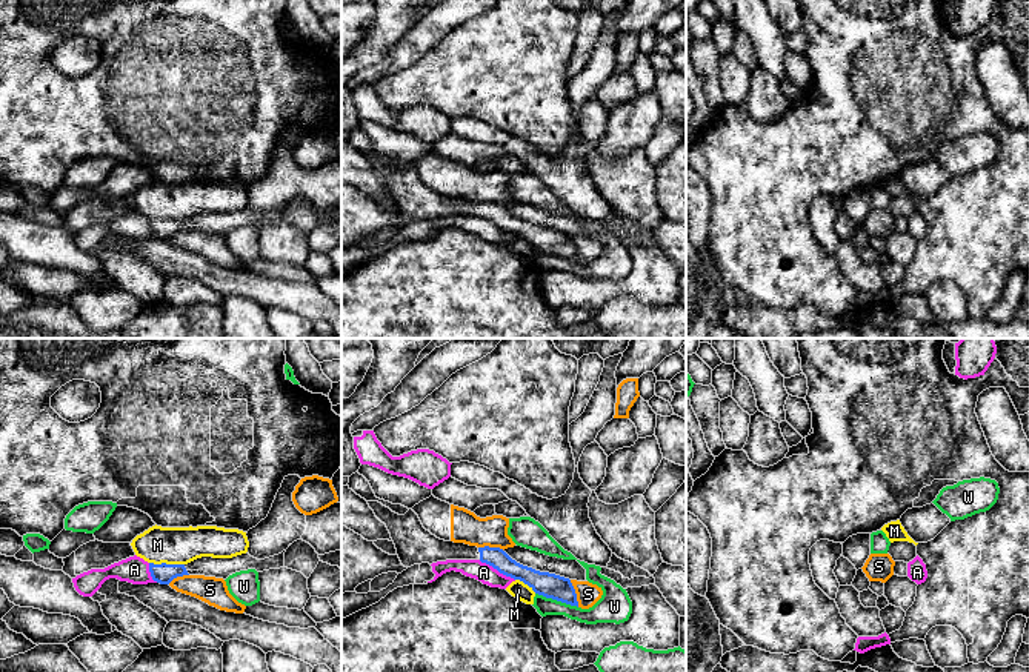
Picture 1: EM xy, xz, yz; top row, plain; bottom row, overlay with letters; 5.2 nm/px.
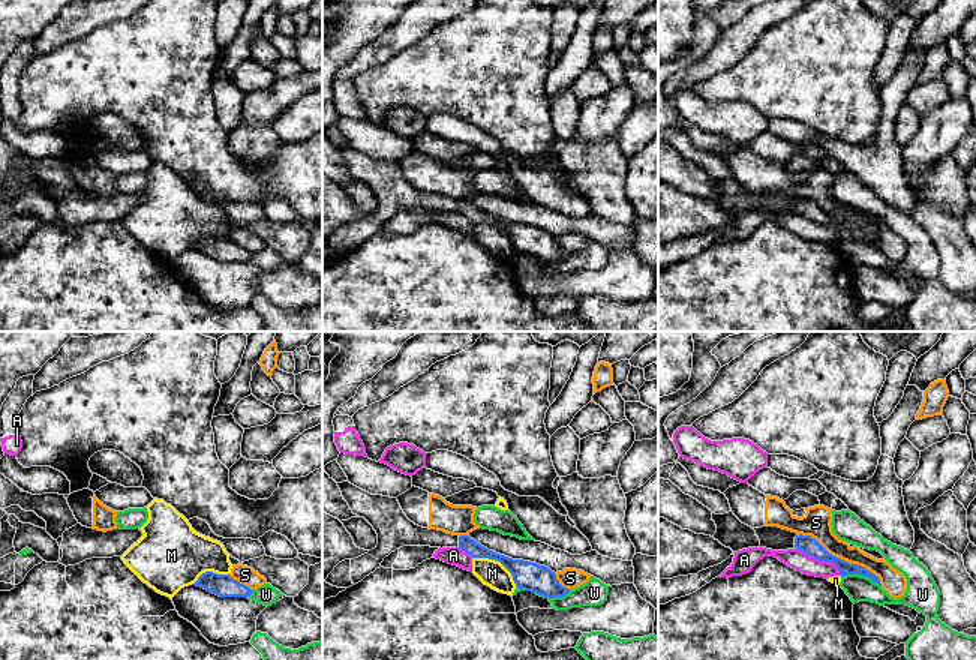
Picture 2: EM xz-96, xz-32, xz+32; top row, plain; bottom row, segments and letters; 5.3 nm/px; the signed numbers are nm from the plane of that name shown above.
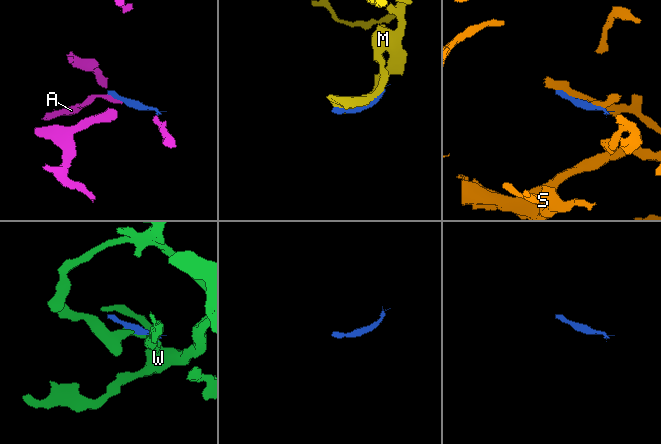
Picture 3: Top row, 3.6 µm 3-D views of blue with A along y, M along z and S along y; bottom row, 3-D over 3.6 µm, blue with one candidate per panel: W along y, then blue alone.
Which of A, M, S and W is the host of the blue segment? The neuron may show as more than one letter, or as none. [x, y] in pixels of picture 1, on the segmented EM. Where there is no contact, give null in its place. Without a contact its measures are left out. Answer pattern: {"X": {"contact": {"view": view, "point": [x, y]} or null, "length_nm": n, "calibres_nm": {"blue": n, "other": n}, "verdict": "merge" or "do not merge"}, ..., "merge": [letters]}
{"A": {"contact": {"view": "xz", "point": [497, 569]}, "length_nm": 220, "calibres_nm": {"blue": 120, "other": 100}, "verdict": "do not merge"}, "M": {"contact": {"view": "xy", "point": [165, 563]}, "length_nm": 180, "calibres_nm": {"blue": 110, "other": 200}, "verdict": "do not merge"}, "S": {"contact": {"view": "xz", "point": [576, 594]}, "length_nm": 150, "calibres_nm": {"blue": 130, "other": 120}, "verdict": "do not merge"}, "W": {"contact": {"view": "xz", "point": [557, 600]}, "length_nm": 240, "calibres_nm": {"blue": 130, "other": 120}, "verdict": "do not merge"}, "merge": []}

